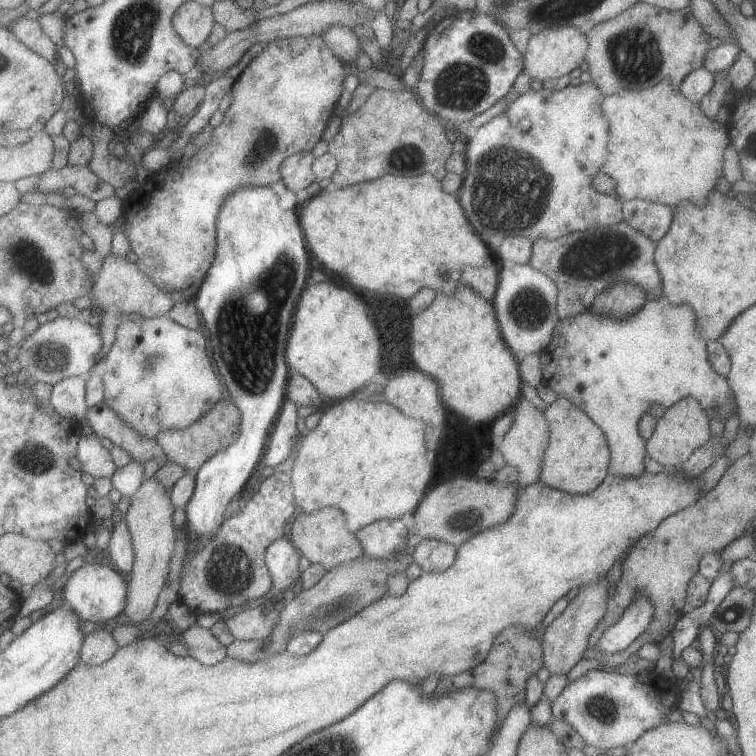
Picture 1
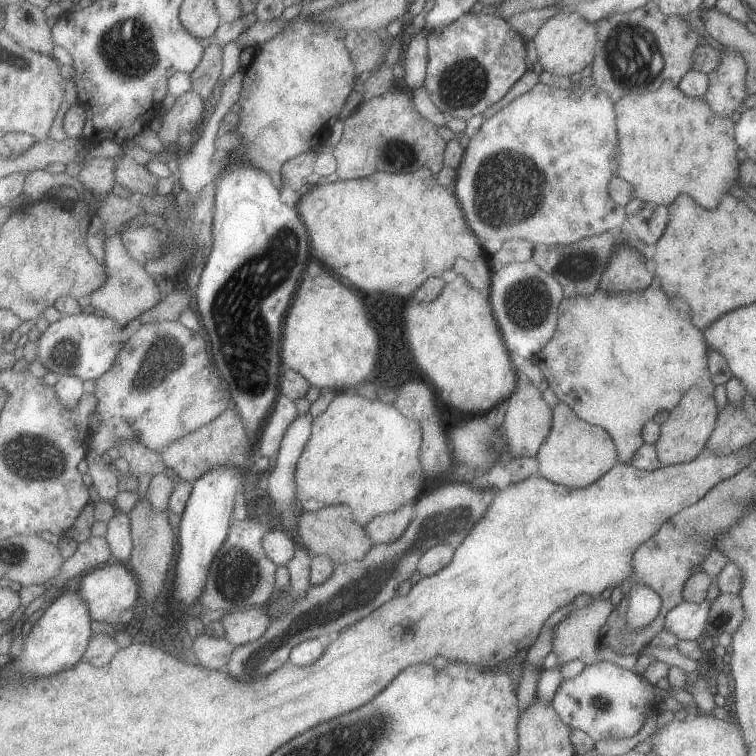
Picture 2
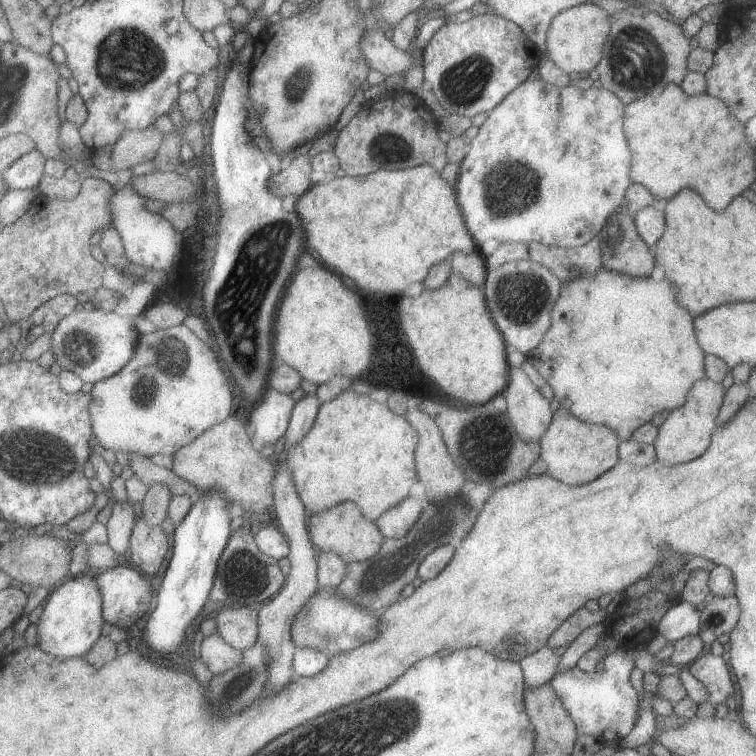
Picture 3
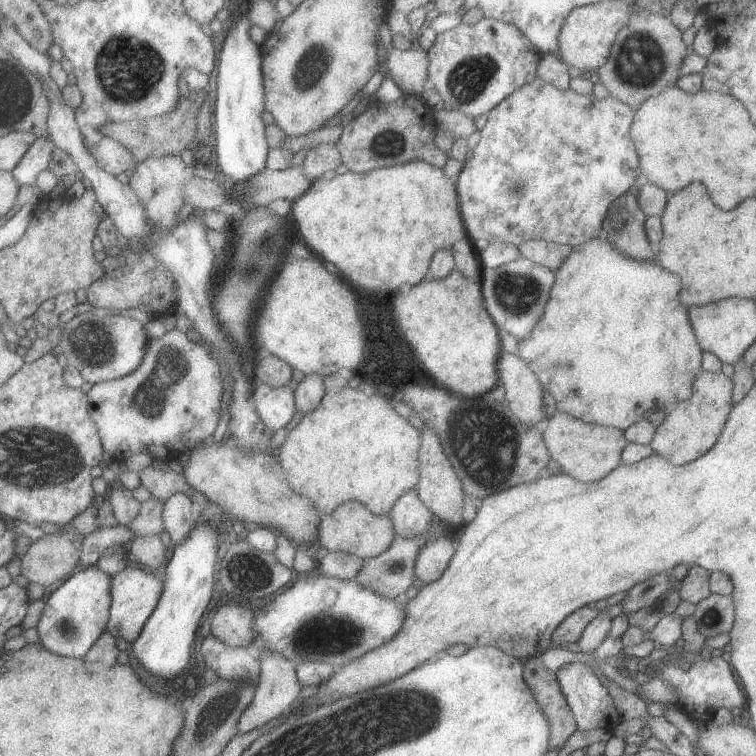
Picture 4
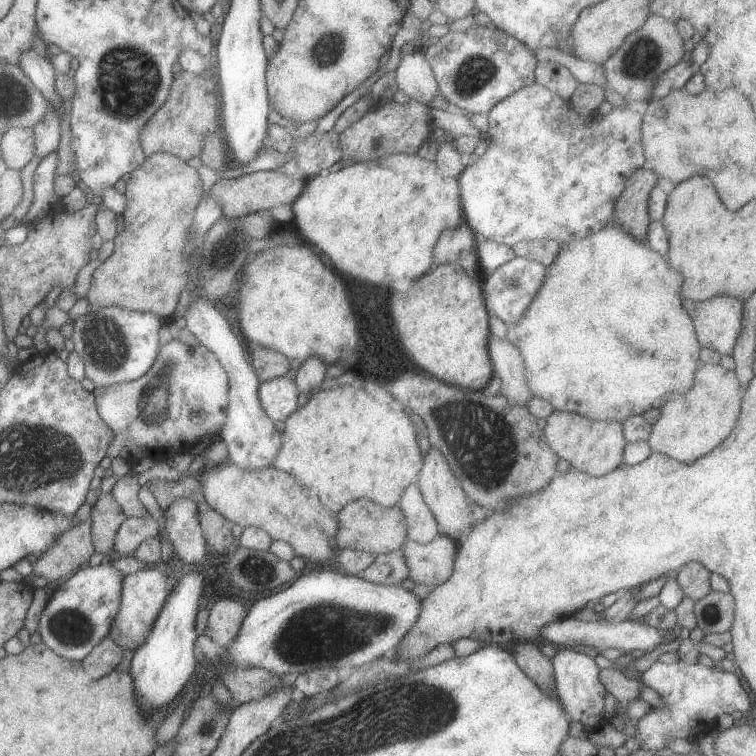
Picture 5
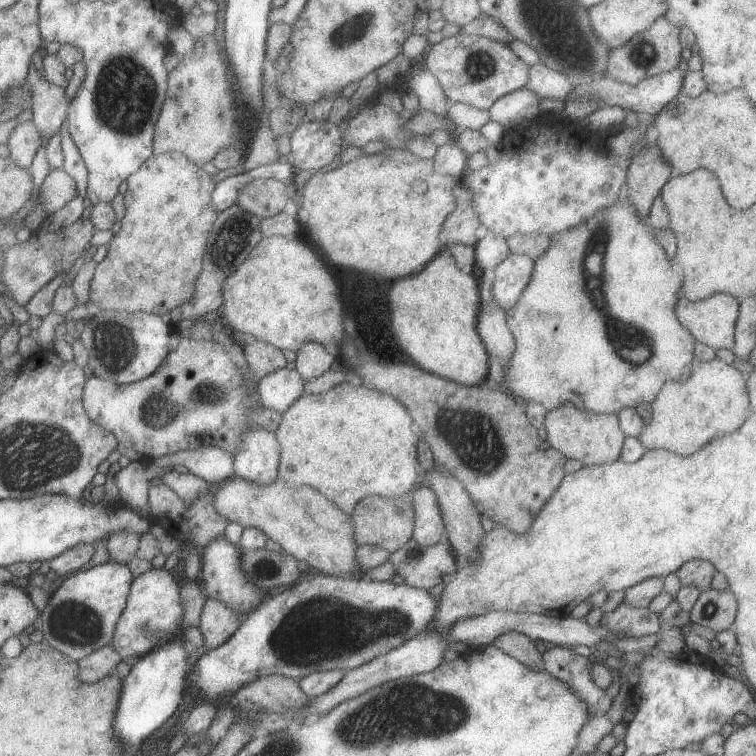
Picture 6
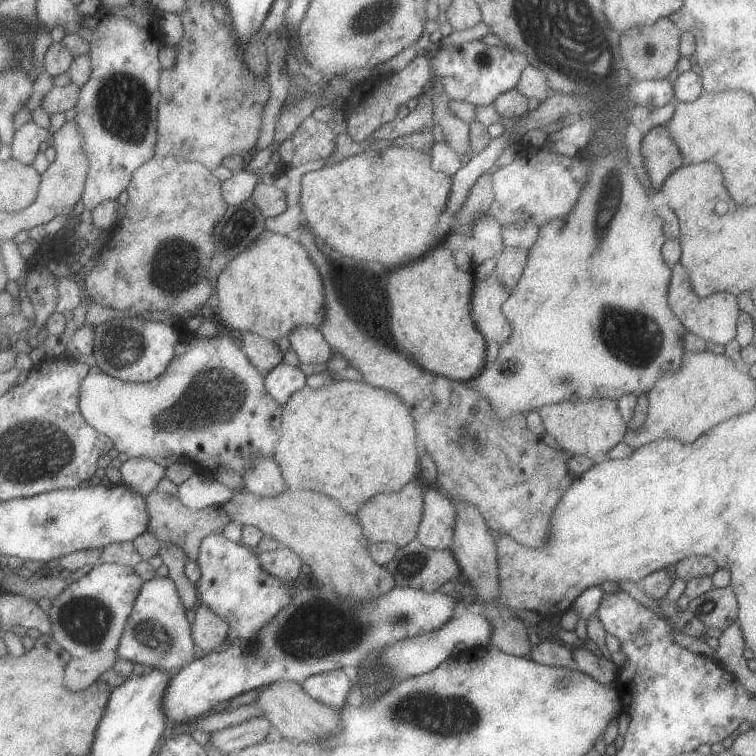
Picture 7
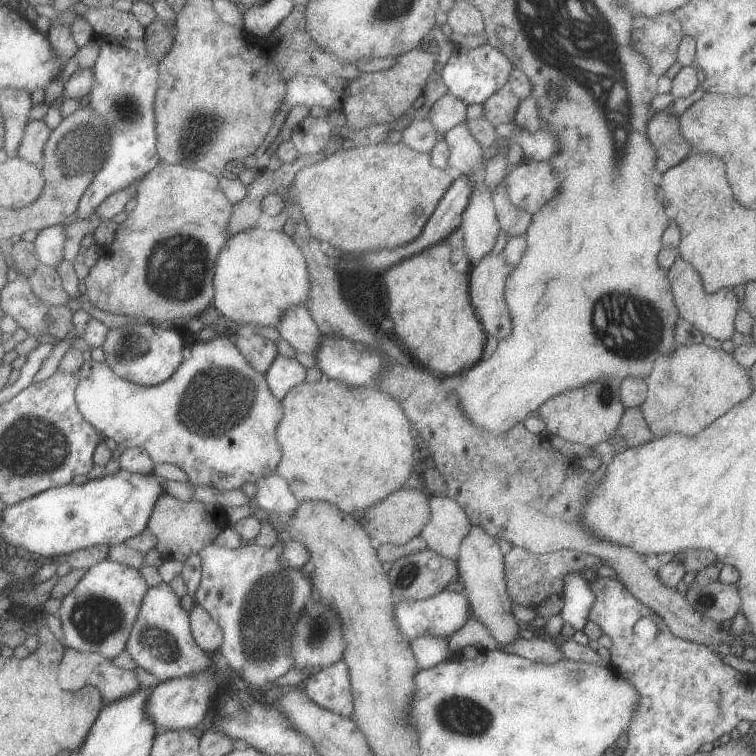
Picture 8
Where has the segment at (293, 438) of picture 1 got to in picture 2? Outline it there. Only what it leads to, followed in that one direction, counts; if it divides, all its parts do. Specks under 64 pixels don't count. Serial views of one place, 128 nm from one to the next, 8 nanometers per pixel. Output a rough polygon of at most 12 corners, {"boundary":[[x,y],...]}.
{"boundary":[[280,393],[264,424],[258,448],[277,456],[282,440],[299,410]]}

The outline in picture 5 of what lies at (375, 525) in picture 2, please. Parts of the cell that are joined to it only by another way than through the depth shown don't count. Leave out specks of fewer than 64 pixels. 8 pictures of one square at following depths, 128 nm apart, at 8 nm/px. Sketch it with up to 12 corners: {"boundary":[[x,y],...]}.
{"boundary":[[413,481],[397,504],[407,540],[427,544],[439,524]]}

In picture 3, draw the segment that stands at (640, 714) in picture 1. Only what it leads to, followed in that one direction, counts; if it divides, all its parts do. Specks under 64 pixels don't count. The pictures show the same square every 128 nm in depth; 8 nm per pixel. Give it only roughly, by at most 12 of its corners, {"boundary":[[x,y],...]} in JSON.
{"boundary":[[618,643],[601,668],[572,666],[549,684],[578,734],[618,740],[639,702],[635,652]]}

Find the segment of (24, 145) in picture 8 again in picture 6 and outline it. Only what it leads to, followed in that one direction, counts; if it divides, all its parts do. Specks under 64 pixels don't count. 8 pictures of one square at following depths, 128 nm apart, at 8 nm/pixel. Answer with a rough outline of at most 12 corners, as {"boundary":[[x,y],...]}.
{"boundary":[[33,120],[17,125],[9,156],[28,169],[43,146]]}

